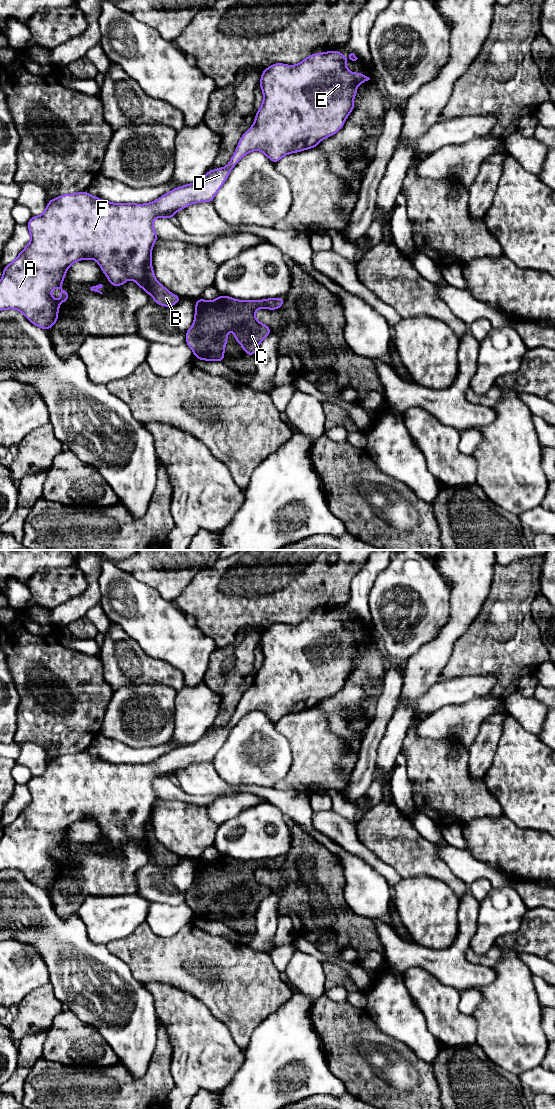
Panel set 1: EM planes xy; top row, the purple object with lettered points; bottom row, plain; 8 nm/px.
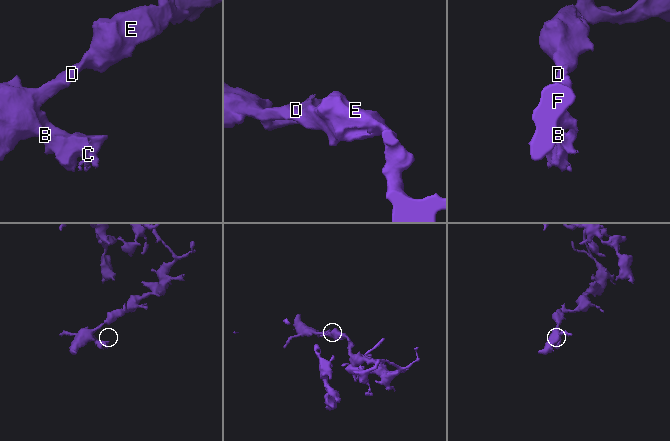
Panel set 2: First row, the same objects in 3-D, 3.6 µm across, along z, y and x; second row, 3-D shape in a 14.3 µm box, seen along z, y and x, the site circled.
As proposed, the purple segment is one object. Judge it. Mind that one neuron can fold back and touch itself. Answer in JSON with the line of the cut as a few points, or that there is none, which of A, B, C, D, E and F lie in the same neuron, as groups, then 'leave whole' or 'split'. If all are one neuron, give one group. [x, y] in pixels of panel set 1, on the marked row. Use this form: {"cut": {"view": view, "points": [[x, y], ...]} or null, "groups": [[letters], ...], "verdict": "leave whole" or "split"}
{"cut": {"view": "xy", "points": [[150, 255], [147, 261], [145, 279], [150, 285], [153, 295]]}, "groups": [["A", "D", "E", "F"], ["B", "C"]], "verdict": "split"}

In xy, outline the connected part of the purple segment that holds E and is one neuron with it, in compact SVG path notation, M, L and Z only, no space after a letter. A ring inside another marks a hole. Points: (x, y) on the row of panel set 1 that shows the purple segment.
M332 50L326 53L312 54L294 66L276 63L263 70L260 87L264 99L260 109L256 112L254 124L242 135L228 165L205 173L195 183L177 187L156 201L147 204L116 204L100 200L86 191L65 194L50 200L45 212L40 216L32 216L26 224L30 231L30 243L12 263L4 267L3 277L0 280L0 311L17 309L32 324L47 331L58 320L59 305L69 299L67 291L61 287L66 271L74 262L83 259L96 260L112 286L122 286L127 280L132 279L146 293L153 296L151 285L145 278L147 261L151 256L152 247L158 239L152 225L153 220L158 217L173 219L177 211L192 203L212 202L216 193L227 180L229 172L242 157L251 151L262 151L275 164L285 155L314 148L321 140L337 133L355 108L353 99L357 94L356 86L370 80L369 77L361 73L350 72L345 61L346 56L339 51ZM59 286L61 287L61 299L56 301L50 291Z

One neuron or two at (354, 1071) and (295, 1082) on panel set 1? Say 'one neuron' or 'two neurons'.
two neurons

